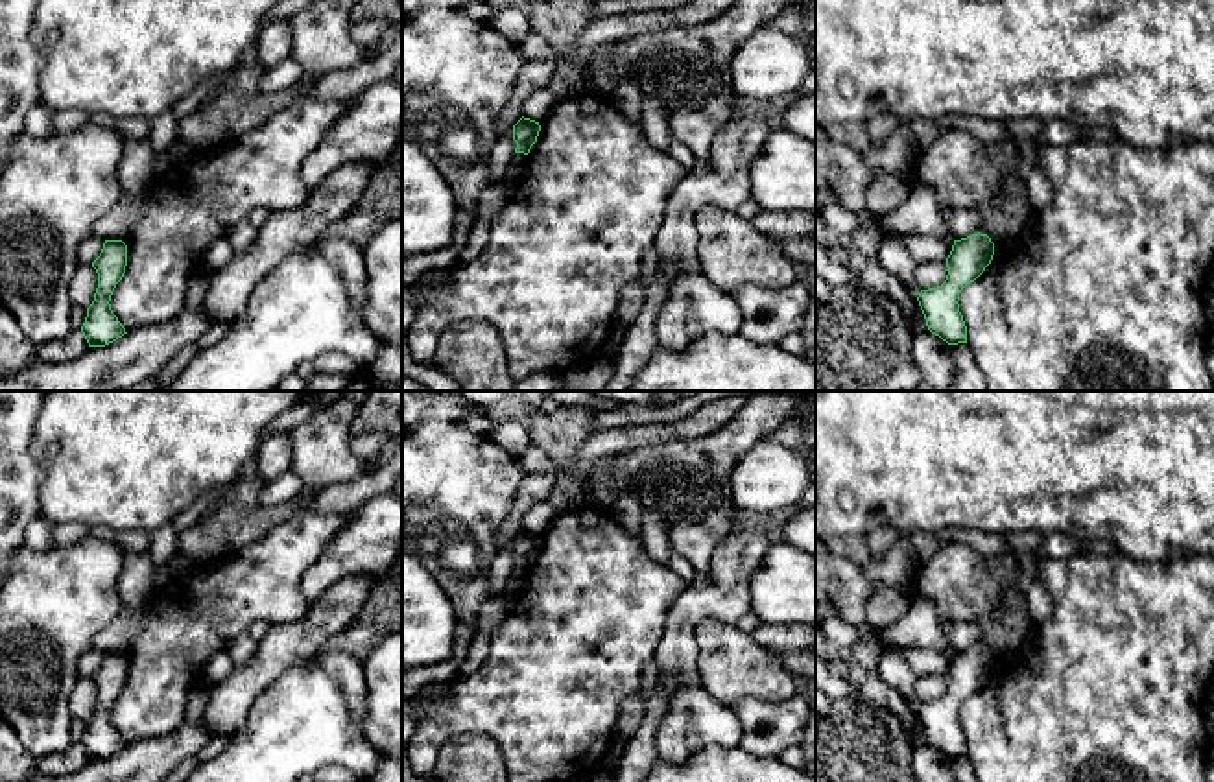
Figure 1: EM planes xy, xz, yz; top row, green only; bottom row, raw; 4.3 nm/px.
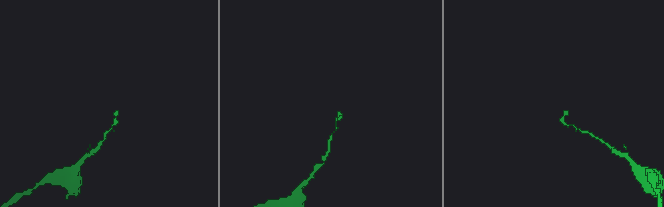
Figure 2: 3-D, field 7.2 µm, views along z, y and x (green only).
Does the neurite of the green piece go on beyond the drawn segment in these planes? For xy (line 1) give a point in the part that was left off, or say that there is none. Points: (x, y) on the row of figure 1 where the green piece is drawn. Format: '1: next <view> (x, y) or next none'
1: next none

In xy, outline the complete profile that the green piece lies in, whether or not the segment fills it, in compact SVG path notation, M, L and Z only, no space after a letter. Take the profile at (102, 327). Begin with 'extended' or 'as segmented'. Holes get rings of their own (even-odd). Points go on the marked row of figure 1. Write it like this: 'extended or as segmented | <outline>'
as segmented | M105 240L100 256L92 262L98 273L98 288L81 326L89 347L105 347L127 334L109 304L116 284L125 273L125 266L127 245L122 240Z

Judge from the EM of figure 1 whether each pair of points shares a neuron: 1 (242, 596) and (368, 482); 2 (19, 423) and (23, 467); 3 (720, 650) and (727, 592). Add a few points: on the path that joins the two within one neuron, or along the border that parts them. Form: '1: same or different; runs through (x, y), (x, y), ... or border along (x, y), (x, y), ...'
1: different; border along (351, 509), (301, 509), (292, 517)
2: same; runs through (19, 434), (19, 456)
3: different; border along (735, 624), (703, 618), (696, 627), (698, 659)

